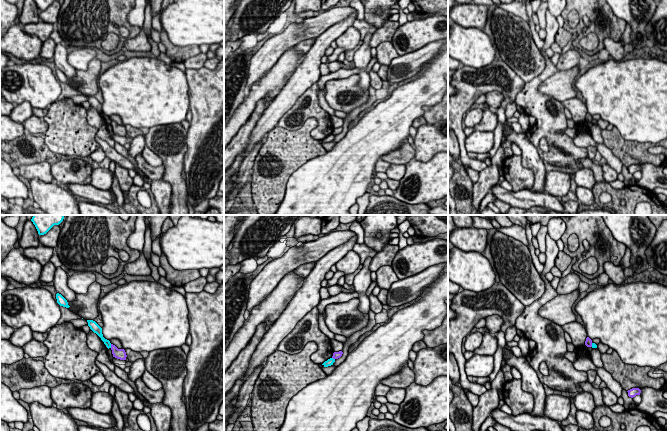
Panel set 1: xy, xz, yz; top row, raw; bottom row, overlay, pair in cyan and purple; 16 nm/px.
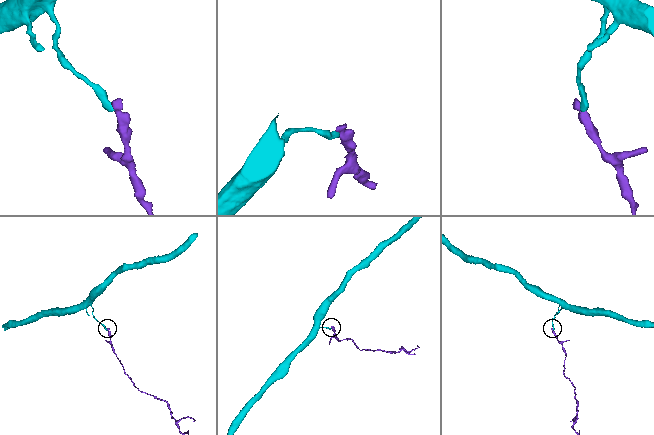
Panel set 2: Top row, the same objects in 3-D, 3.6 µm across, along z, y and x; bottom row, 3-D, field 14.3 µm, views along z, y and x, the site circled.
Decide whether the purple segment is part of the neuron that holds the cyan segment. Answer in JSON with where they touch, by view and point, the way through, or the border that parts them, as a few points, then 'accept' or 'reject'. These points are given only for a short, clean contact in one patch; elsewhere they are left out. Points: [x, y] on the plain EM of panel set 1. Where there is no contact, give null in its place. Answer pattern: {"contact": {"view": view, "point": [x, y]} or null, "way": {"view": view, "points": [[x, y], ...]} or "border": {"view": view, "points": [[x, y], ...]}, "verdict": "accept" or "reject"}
{"contact": {"view": "xy", "point": [110, 122]}, "border": {"view": "xy", "points": [[110, 120], [111, 123]]}, "verdict": "reject"}

